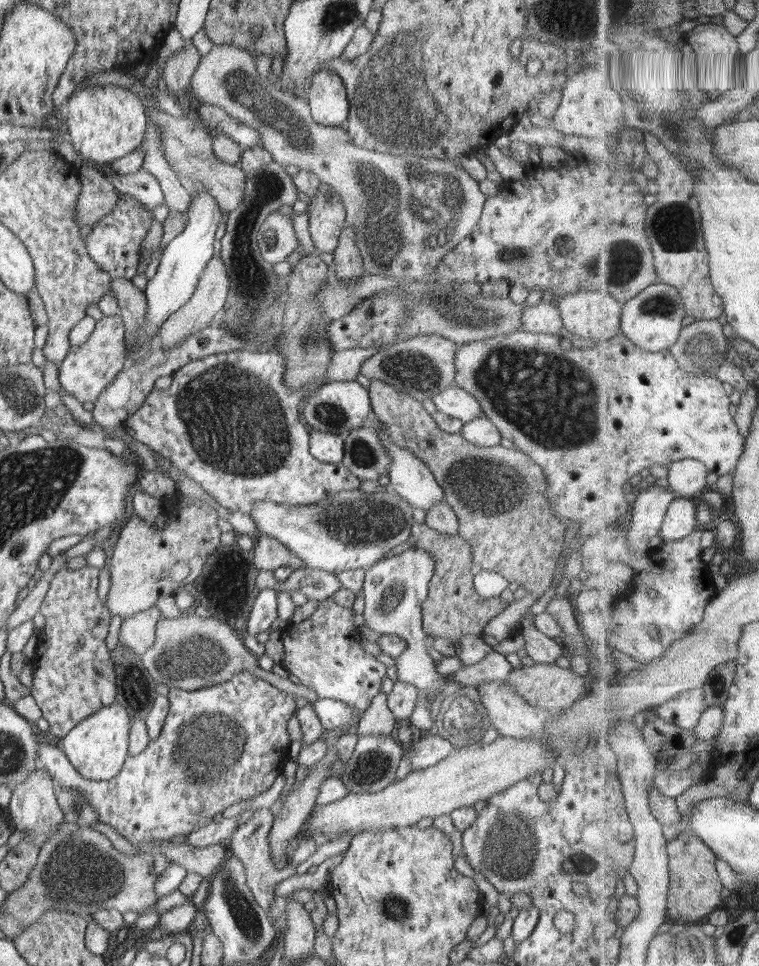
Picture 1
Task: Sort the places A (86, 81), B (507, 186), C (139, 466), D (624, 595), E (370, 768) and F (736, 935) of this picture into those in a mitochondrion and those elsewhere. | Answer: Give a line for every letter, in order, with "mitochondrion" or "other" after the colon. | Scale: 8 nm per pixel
A: other
B: other
C: other
D: other
E: mitochondrion
F: mitochondrion

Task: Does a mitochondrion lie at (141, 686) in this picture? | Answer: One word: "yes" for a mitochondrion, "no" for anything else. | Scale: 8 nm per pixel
yes

